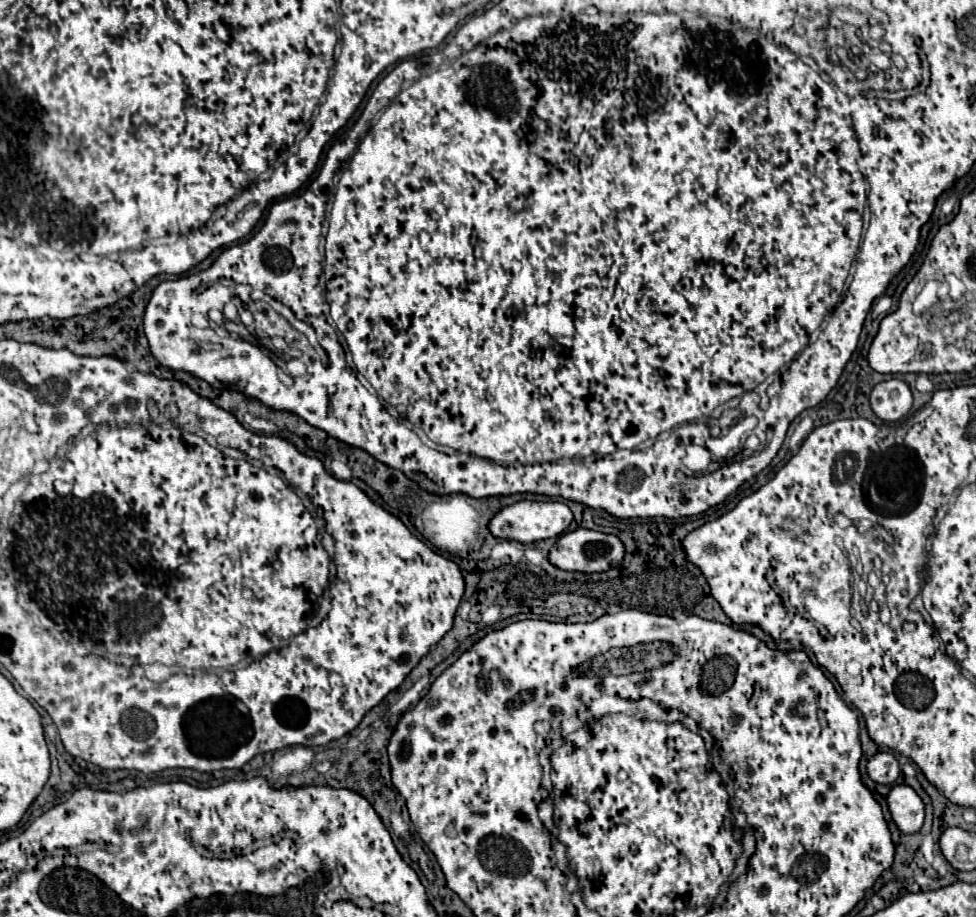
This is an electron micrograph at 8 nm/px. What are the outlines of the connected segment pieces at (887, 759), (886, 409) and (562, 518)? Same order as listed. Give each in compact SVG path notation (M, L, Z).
M877 753L867 763L867 775L881 785L893 785L899 777L899 763L891 753Z
M889 379L889 381L883 381L873 387L873 391L869 395L869 403L871 403L873 413L881 421L893 423L909 413L911 405L913 405L913 395L905 381Z
M519 501L509 507L503 507L491 521L489 521L489 531L497 539L507 539L507 541L519 541L519 543L535 543L541 539L557 537L561 535L569 523L573 521L573 513L565 503L559 501Z

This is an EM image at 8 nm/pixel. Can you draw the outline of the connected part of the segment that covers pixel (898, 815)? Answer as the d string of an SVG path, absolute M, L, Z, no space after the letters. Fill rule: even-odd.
M893 785L893 789L887 795L887 805L901 833L917 833L923 827L923 801L909 785Z

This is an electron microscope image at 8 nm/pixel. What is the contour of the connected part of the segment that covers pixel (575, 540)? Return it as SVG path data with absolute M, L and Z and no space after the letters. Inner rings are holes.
M589 529L563 533L549 551L549 563L563 571L599 573L623 561L623 543L615 535Z

